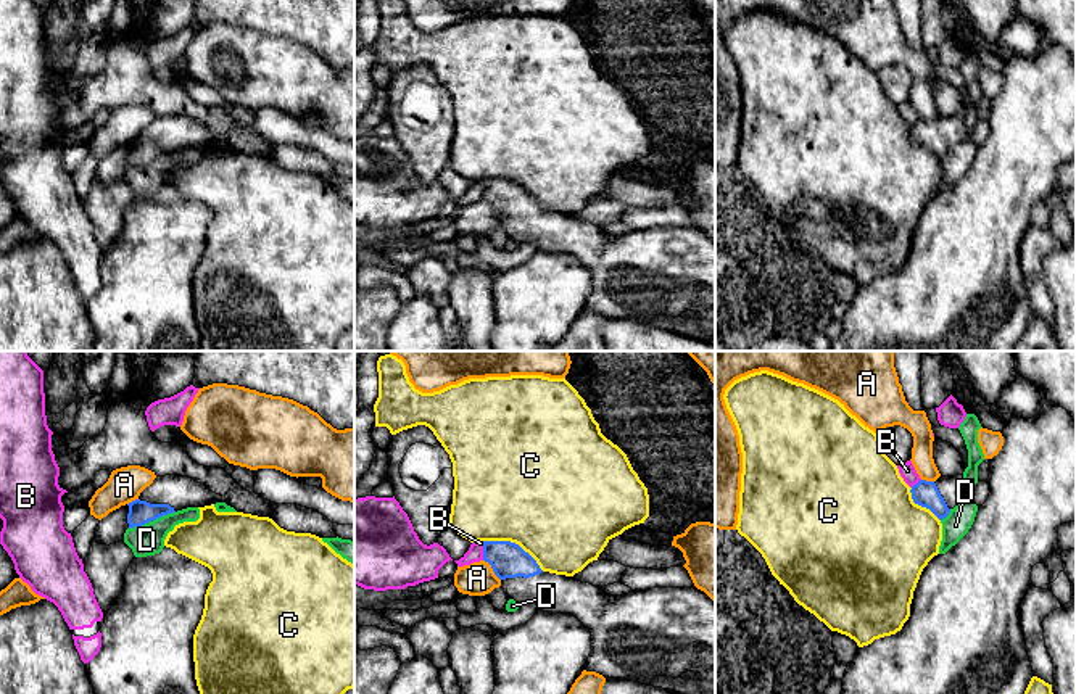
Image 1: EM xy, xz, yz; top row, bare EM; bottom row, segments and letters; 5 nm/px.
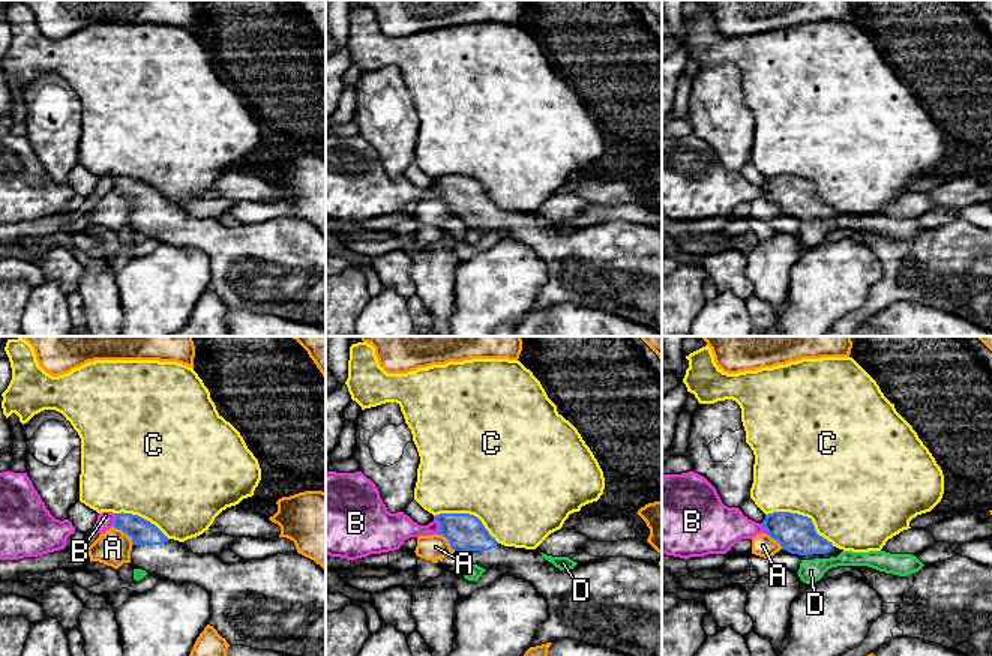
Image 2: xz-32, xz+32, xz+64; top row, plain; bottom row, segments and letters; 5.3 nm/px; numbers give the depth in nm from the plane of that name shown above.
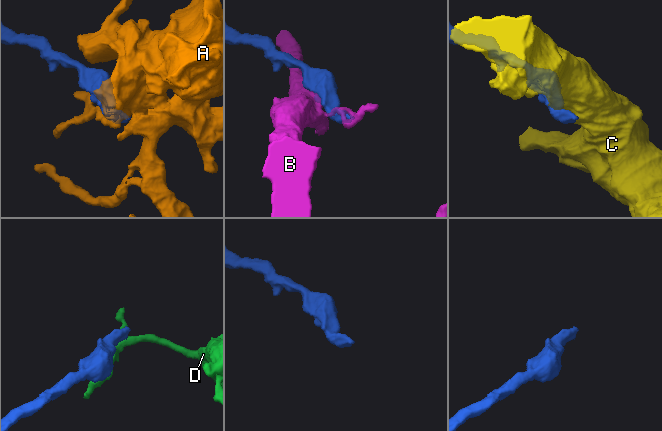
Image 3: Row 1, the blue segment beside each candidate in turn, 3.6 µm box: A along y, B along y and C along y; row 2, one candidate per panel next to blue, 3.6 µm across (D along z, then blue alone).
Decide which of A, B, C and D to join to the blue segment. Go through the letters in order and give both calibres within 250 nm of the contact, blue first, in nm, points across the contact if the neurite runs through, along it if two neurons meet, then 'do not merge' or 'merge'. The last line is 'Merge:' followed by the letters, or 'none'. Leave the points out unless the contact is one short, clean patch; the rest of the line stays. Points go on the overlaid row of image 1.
A: calibres 180 and 160 nm; do not merge
B: calibres 180 and 80 nm; do not merge
C: calibres 180 and 500 nm; do not merge
D: calibres 120 and 160 nm; do not merge
Merge: none

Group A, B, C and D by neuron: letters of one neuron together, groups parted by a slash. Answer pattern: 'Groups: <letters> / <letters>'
Groups: A / B / C / D

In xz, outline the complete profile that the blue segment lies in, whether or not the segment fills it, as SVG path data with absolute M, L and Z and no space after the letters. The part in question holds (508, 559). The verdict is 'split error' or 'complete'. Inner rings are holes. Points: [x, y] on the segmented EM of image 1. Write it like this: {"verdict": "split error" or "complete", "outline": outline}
{"verdict": "split error", "outline": "M483 541L483 560L501 580L509 599L522 604L536 604L543 612L570 613L591 631L591 654L586 671L609 678L622 678L680 694L715 694L715 602L697 588L652 588L609 596L602 588L575 581L565 575L543 572L536 560L519 544L511 541Z"}

